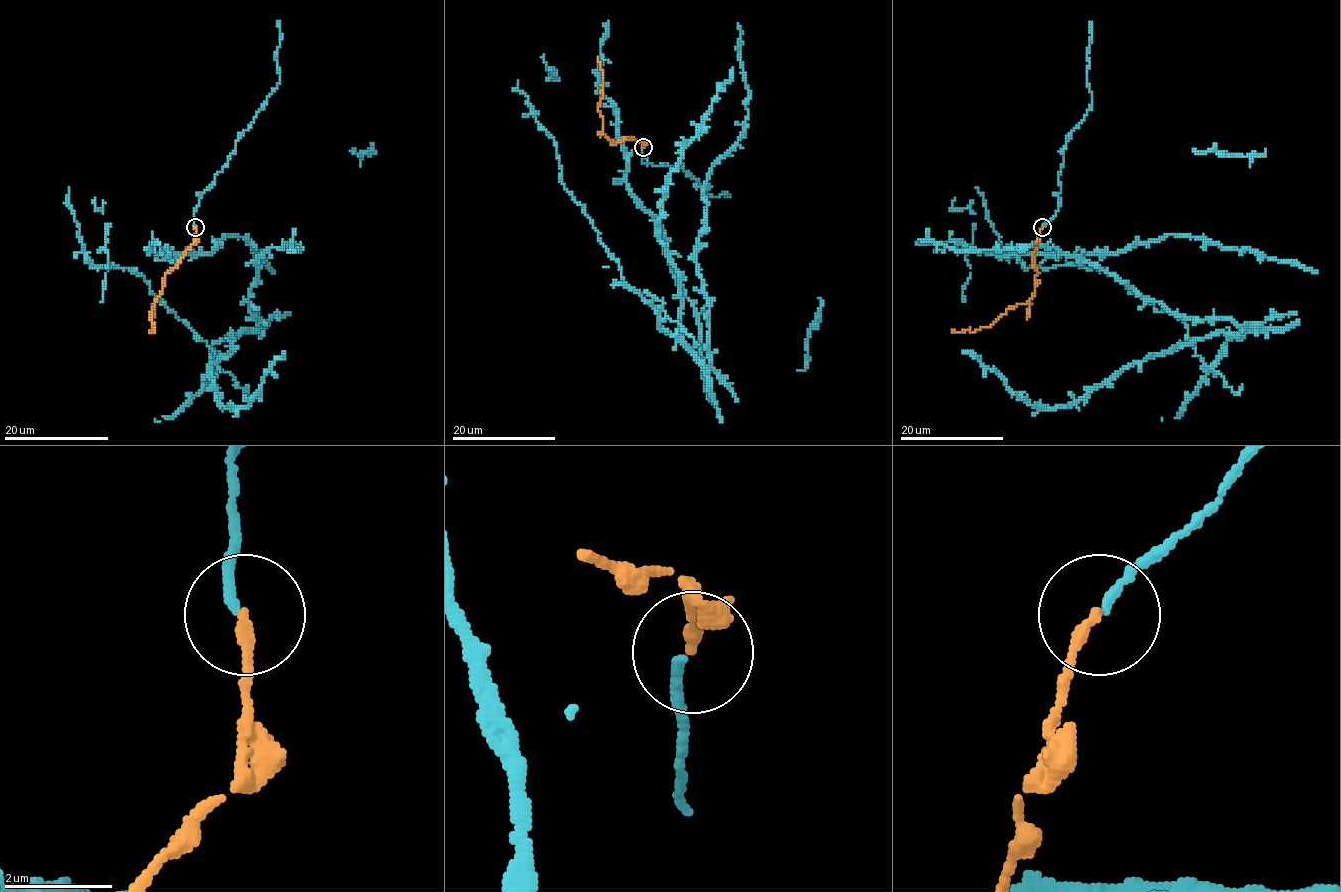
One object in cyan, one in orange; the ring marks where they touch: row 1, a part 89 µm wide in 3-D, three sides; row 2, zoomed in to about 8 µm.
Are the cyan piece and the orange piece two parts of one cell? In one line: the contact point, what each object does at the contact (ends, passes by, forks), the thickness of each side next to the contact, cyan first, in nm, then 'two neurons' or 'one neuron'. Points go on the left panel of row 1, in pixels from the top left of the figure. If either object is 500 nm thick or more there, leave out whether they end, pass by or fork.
(195, 227) | cyan ends | orange ends | 160/200 nm | one neuron

